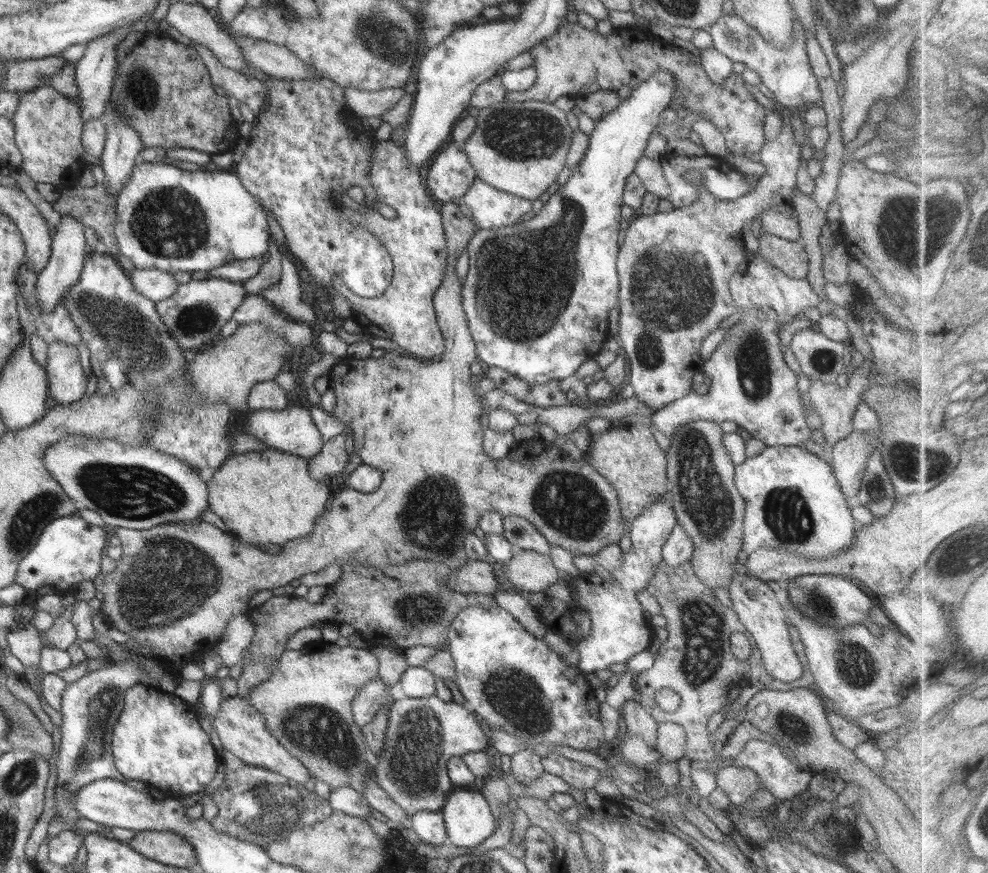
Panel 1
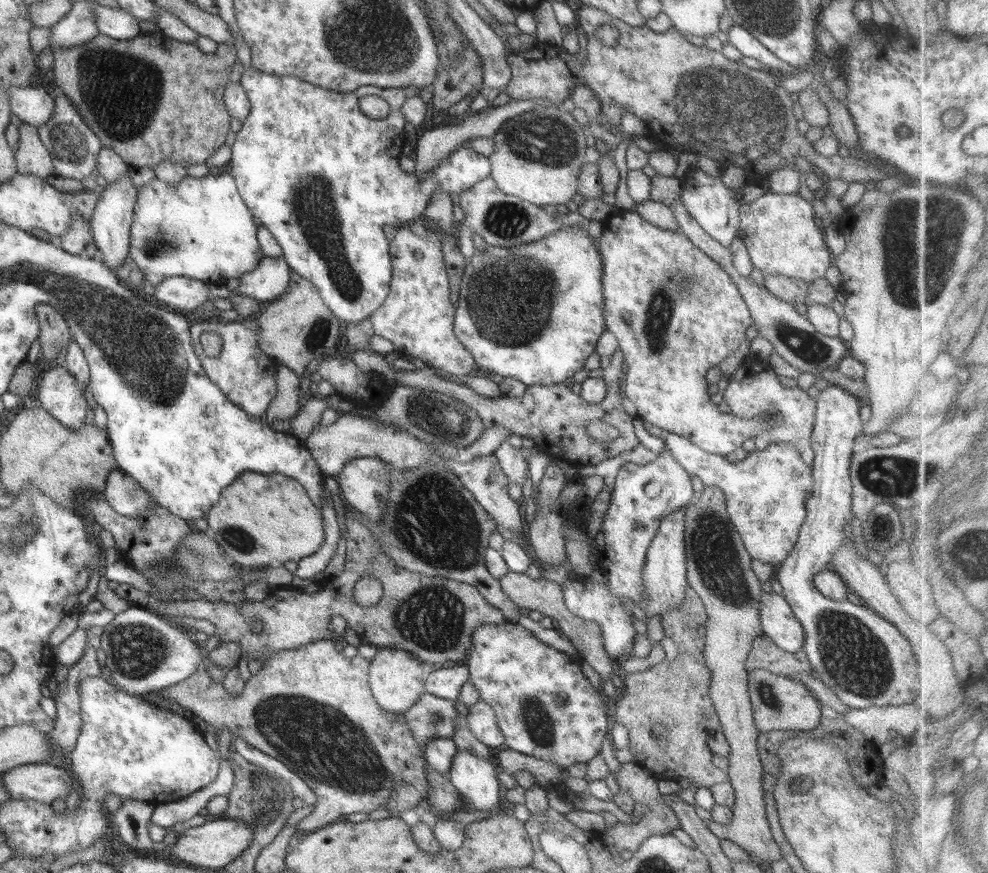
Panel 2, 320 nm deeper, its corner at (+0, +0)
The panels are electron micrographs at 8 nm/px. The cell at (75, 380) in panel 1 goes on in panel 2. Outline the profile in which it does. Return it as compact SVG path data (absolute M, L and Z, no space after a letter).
M57 362L39 372L38 381L36 394L40 406L64 426L72 430L83 428L88 406L74 375Z

